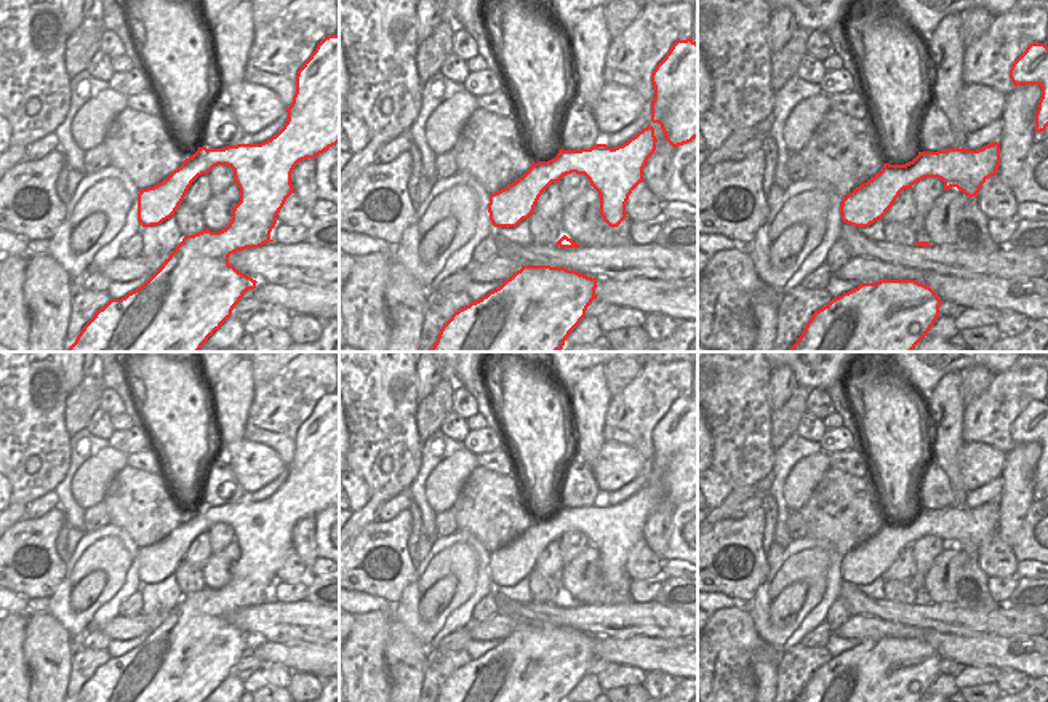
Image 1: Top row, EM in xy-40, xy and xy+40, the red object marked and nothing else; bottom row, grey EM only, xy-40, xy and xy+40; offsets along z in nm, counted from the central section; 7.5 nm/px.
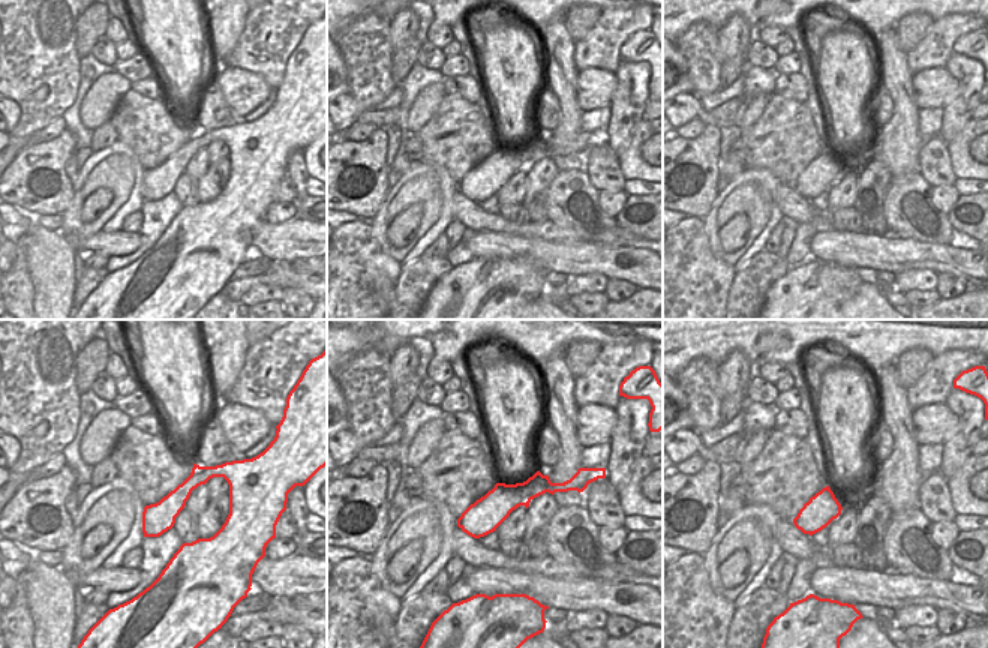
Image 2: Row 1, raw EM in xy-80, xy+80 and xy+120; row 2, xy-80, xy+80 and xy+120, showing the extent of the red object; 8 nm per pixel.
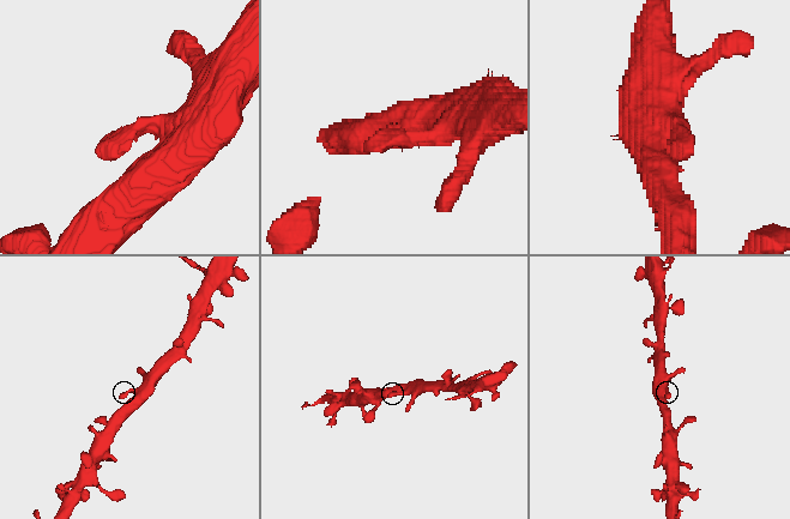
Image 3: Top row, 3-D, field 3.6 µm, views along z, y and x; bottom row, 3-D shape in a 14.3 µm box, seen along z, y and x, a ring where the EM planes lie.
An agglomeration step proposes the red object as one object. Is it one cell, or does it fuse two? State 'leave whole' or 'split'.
leave whole

